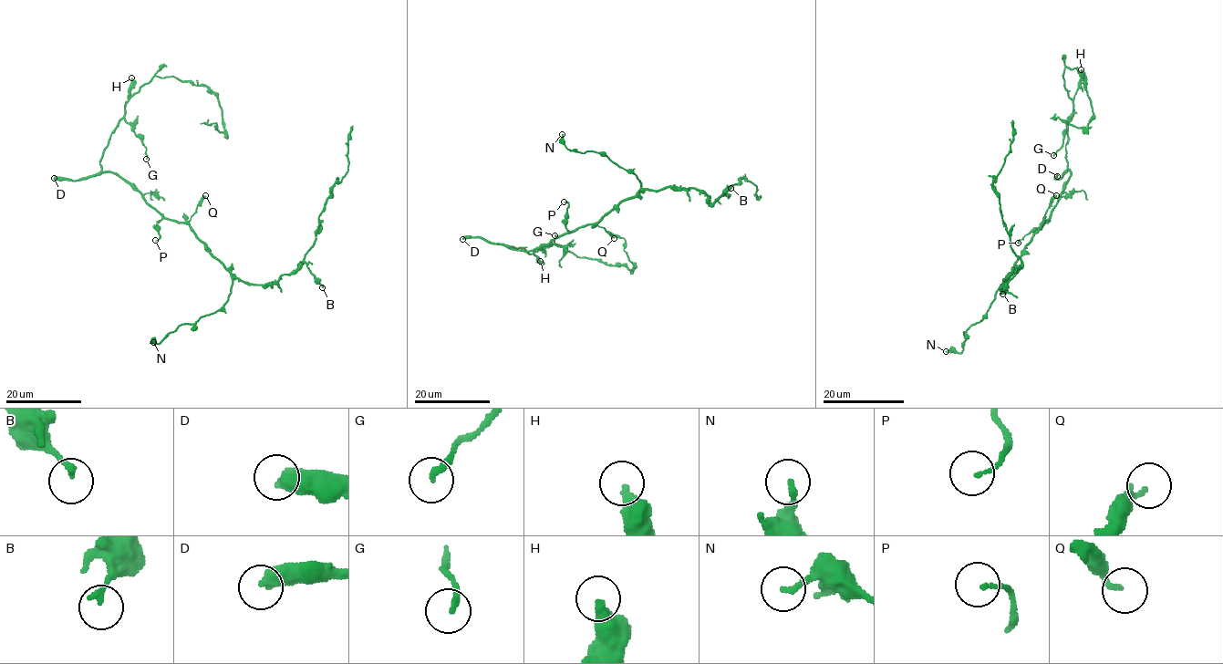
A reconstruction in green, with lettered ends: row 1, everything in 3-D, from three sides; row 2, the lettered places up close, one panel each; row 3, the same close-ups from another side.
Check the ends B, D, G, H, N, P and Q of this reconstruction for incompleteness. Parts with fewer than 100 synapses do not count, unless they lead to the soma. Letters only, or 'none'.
D

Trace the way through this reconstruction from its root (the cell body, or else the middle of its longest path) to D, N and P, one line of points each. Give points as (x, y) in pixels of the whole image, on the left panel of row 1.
D: (159, 212), (129, 183), (110, 171), (77, 181), (54, 178)
N: (159, 212), (187, 223), (230, 274), (233, 285), (219, 309), (194, 324), (181, 324), (158, 344), (153, 342)
P: (159, 212), (161, 216), (157, 223), (160, 237), (155, 240)

